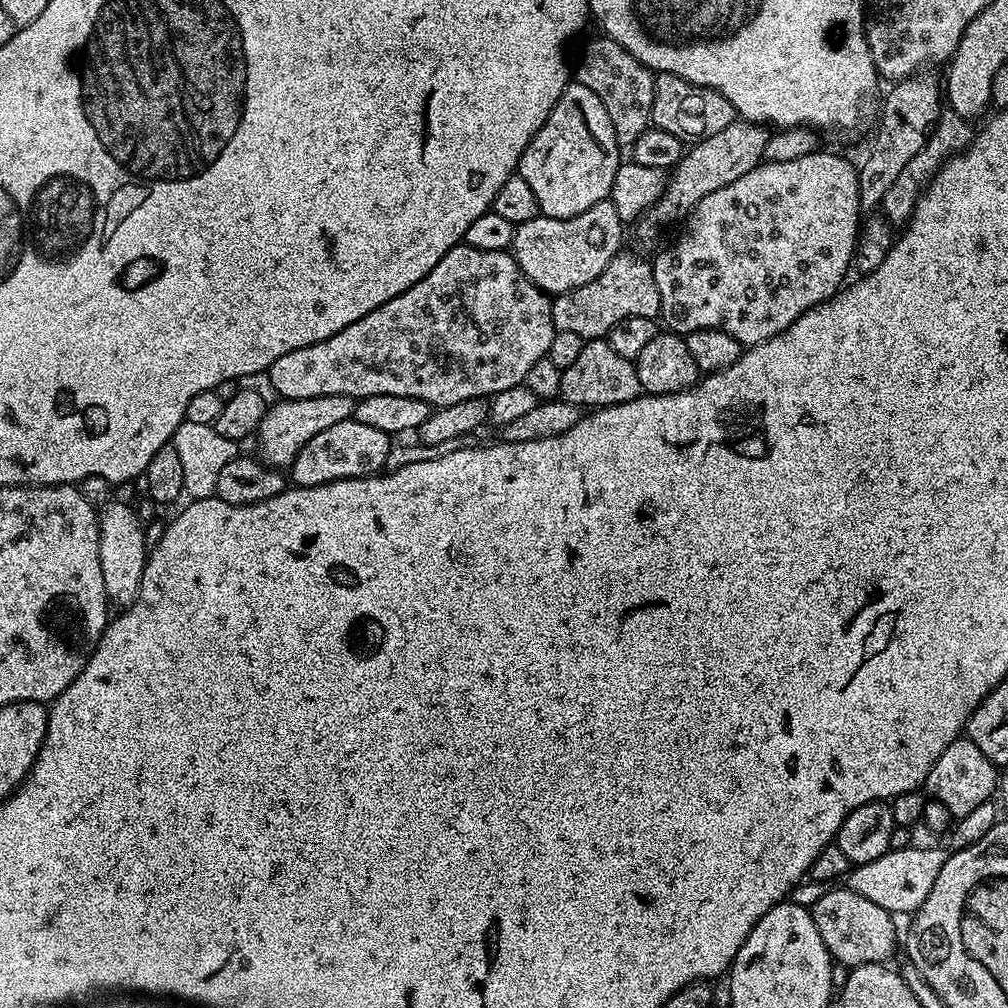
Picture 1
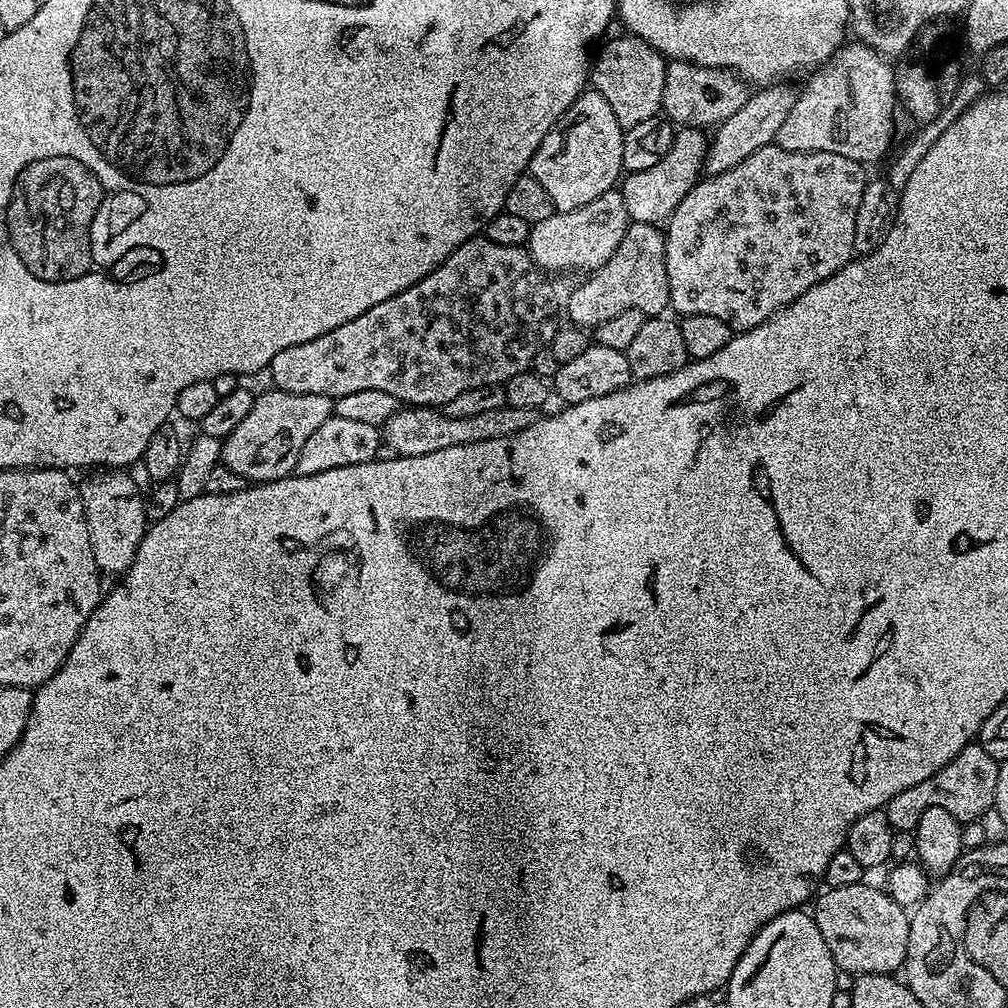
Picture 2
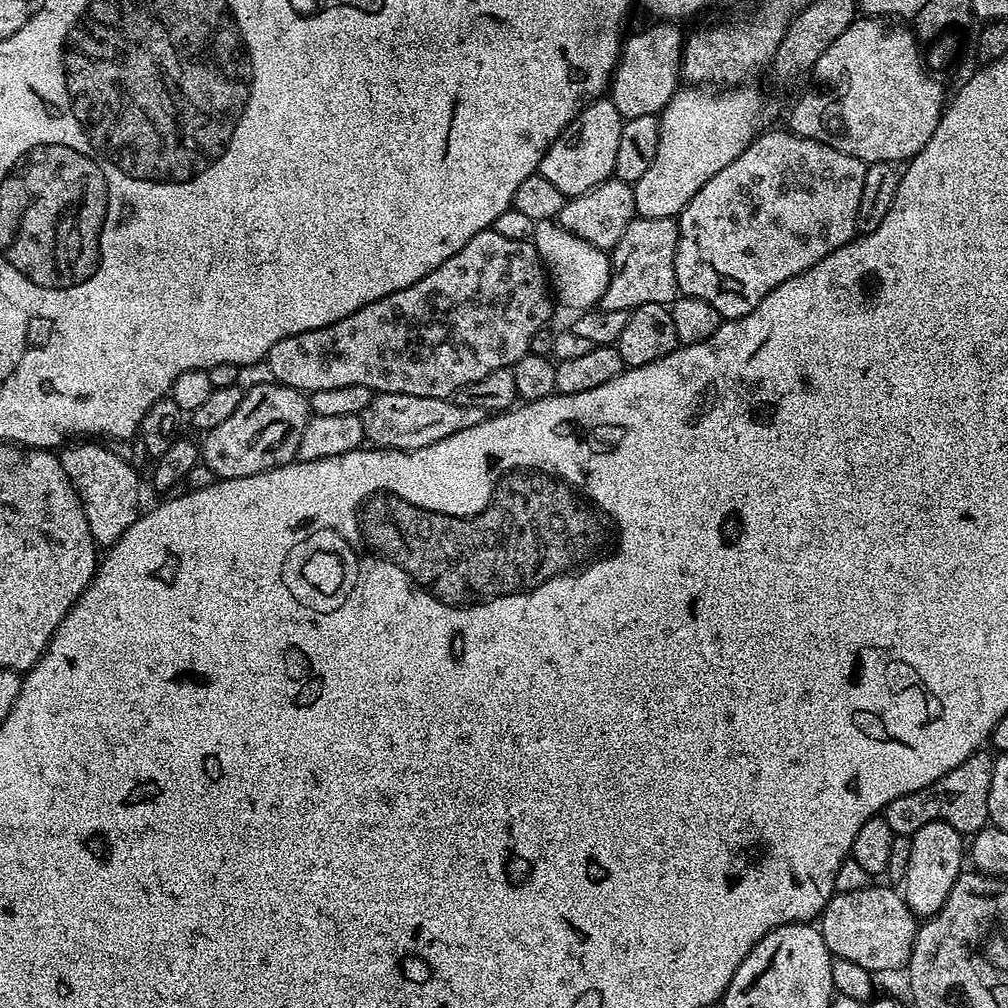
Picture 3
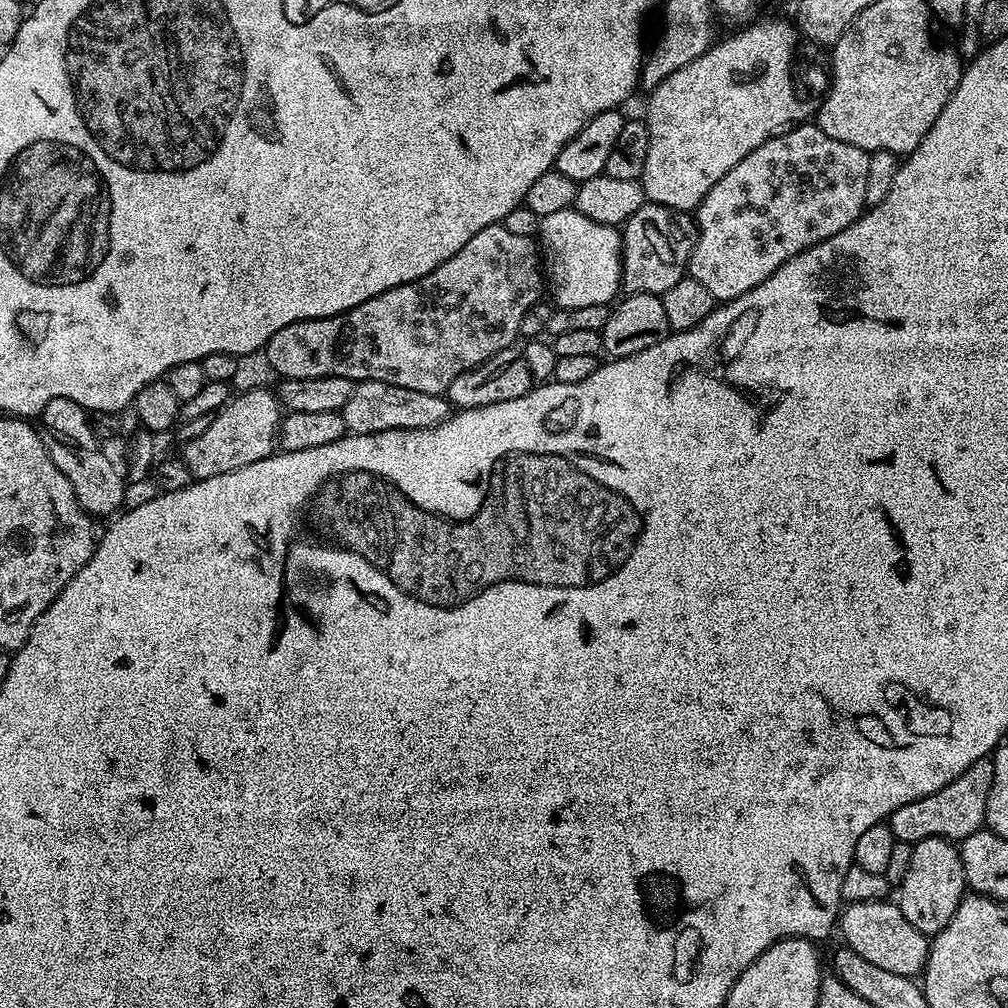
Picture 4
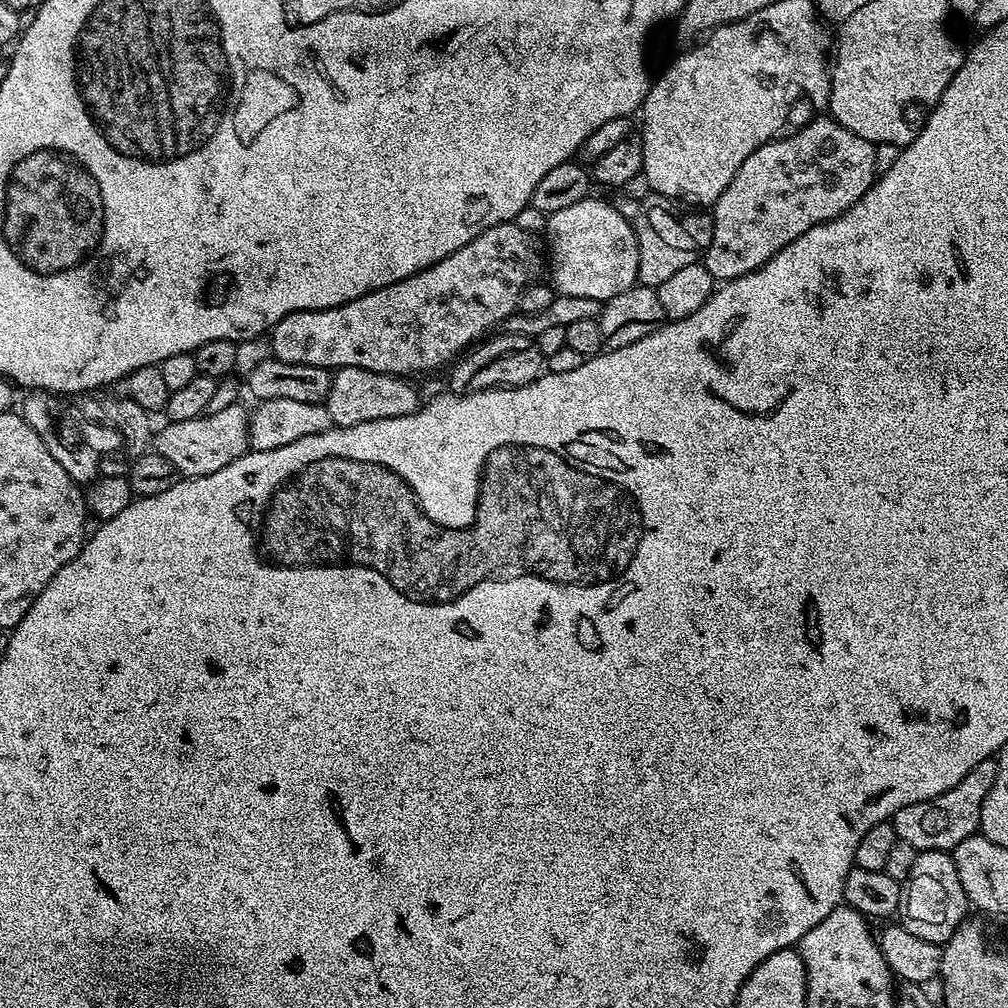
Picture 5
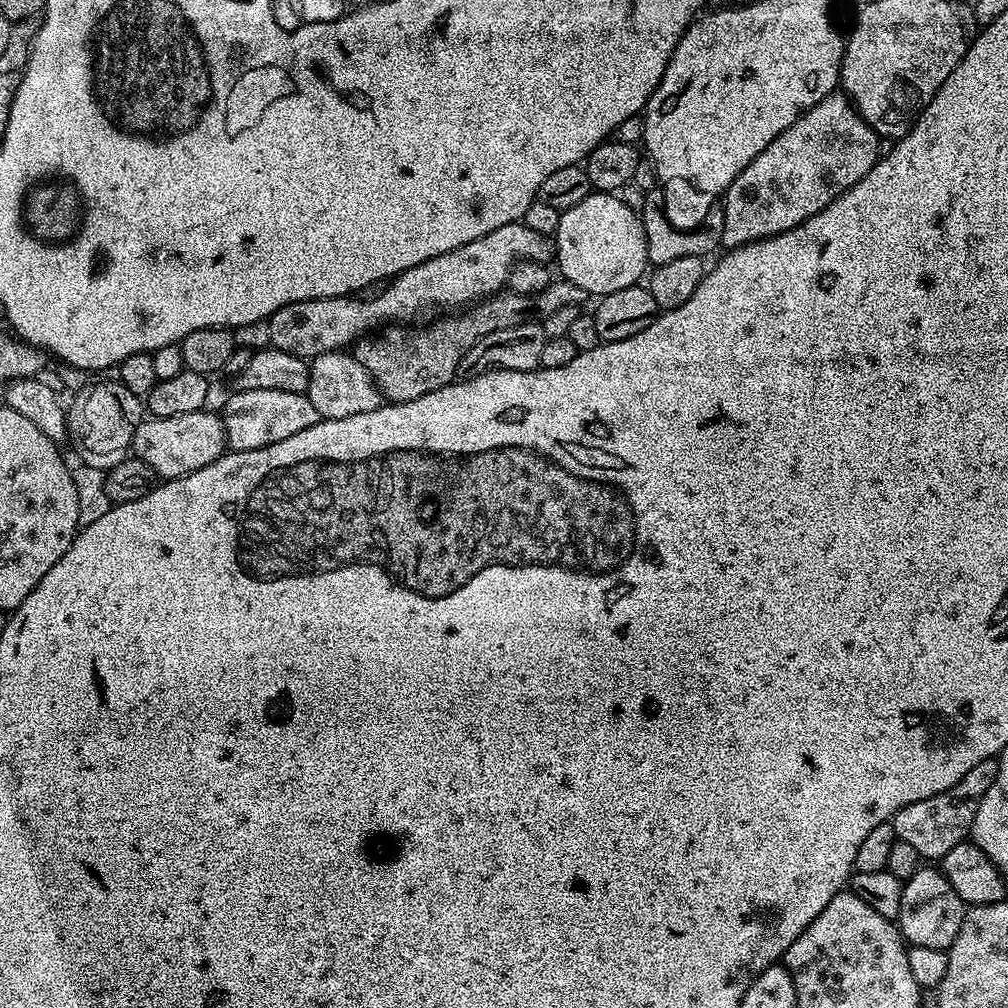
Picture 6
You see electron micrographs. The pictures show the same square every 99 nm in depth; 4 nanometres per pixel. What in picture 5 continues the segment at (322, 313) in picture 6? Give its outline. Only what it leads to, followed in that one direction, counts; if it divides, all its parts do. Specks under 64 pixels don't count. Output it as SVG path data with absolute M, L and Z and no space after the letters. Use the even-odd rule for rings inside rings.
M515 222L499 224L466 242L462 250L454 250L454 254L442 258L442 262L416 272L410 278L402 278L402 282L394 282L342 306L286 314L286 318L272 327L271 355L282 362L302 366L329 370L358 366L362 370L401 378L413 378L419 372L432 372L443 364L451 365L457 357L481 343L493 330L499 329L517 311L516 303L522 290L526 290L528 284L537 283L539 276L536 275L543 268L545 271L546 260L536 240L533 233L522 230Z

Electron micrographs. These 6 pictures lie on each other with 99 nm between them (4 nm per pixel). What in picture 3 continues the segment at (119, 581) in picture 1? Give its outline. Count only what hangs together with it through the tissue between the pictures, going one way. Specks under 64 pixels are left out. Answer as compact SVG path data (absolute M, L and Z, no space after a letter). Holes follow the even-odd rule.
M72 442L69 448L61 447L58 455L66 478L74 486L84 505L86 522L97 545L111 546L136 521L140 508L140 480L136 472L116 452L103 448L100 442Z

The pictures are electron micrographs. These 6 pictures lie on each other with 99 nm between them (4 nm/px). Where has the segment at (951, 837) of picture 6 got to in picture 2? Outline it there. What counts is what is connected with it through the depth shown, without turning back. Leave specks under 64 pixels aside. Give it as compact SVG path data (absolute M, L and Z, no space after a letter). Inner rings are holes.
M978 742L965 744L957 751L956 756L942 770L930 774L926 782L918 782L918 786L910 786L910 790L902 790L902 794L894 794L886 806L888 821L895 831L910 831L915 833L918 818L930 810L930 806L938 806L954 814L961 825L968 826L971 820L993 811L996 802L996 787L998 786L998 770L1001 761L990 758L984 747Z

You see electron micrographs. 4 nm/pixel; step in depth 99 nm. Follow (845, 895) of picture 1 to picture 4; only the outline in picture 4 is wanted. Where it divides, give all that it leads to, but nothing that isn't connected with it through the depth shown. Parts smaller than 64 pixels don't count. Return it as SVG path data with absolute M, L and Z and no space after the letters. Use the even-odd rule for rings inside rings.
M883 899L848 904L838 918L838 930L842 932L845 945L874 966L911 978L924 971L925 963L928 961L929 939L906 921L899 905L893 901L890 903L890 900Z

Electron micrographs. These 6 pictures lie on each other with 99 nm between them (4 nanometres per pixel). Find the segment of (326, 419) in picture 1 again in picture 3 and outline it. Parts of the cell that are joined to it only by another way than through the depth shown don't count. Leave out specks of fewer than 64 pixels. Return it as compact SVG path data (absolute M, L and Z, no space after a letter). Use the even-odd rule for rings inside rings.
M267 383L249 387L238 402L238 410L203 437L202 463L214 470L217 478L246 478L296 459L298 442L302 442L302 430L306 430L310 415L309 397L284 384Z

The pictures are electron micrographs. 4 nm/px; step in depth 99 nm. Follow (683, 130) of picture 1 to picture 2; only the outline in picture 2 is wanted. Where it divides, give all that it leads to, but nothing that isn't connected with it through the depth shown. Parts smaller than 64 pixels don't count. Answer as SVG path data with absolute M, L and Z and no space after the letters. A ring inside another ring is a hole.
M668 60L666 63L666 84L662 86L662 112L673 125L711 129L726 122L726 118L732 117L737 110L742 110L749 95L749 85L735 71L698 66L688 60Z

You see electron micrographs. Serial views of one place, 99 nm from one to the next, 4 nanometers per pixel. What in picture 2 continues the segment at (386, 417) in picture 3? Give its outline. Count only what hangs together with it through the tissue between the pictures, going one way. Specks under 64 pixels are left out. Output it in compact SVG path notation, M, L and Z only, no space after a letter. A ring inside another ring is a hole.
M402 406L382 425L382 440L387 447L389 444L393 448L391 451L397 456L421 456L434 454L434 450L446 450L446 446L513 436L526 430L537 418L537 410L518 410L507 406L485 410L482 414L470 414L468 418L450 418L436 406Z

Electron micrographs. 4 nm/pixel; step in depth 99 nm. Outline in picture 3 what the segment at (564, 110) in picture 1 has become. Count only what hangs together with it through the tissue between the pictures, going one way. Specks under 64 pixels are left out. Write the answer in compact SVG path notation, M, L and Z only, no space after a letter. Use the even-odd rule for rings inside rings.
M610 98L585 104L584 109L568 123L562 134L558 134L558 138L554 138L546 150L538 169L539 175L545 176L557 190L562 190L565 198L586 194L586 190L598 186L613 175L614 158L618 155L618 138L622 138L624 121Z

